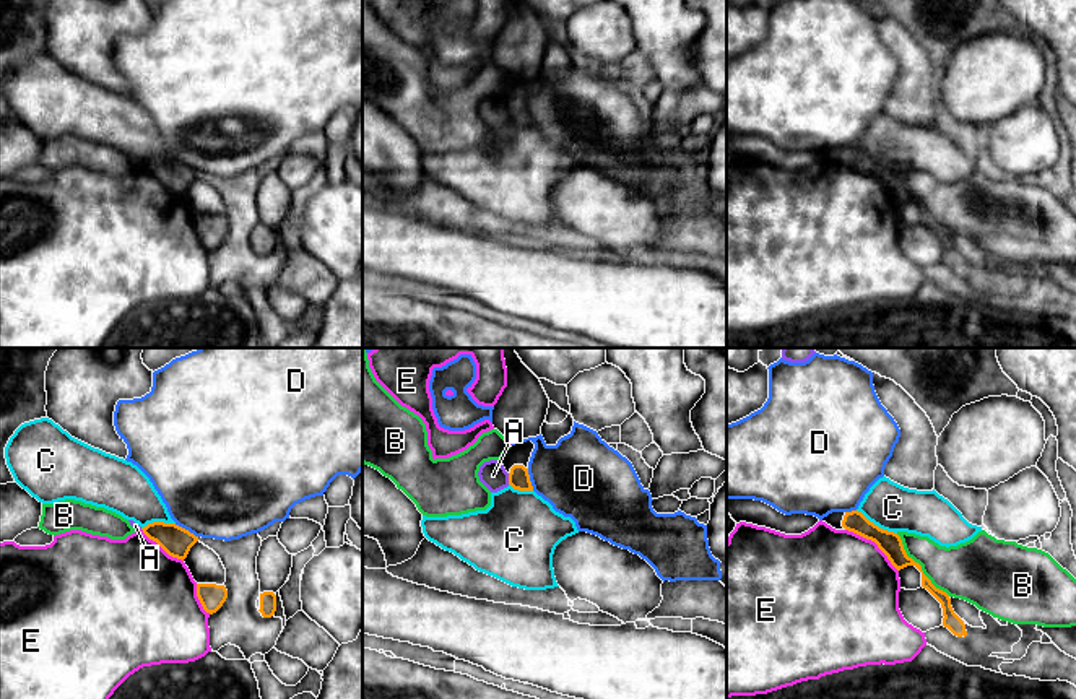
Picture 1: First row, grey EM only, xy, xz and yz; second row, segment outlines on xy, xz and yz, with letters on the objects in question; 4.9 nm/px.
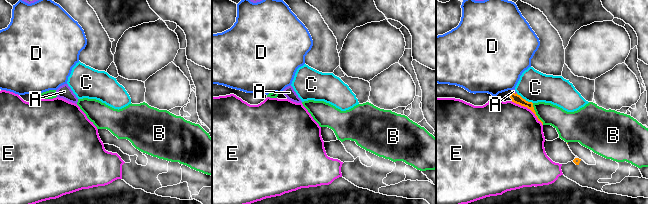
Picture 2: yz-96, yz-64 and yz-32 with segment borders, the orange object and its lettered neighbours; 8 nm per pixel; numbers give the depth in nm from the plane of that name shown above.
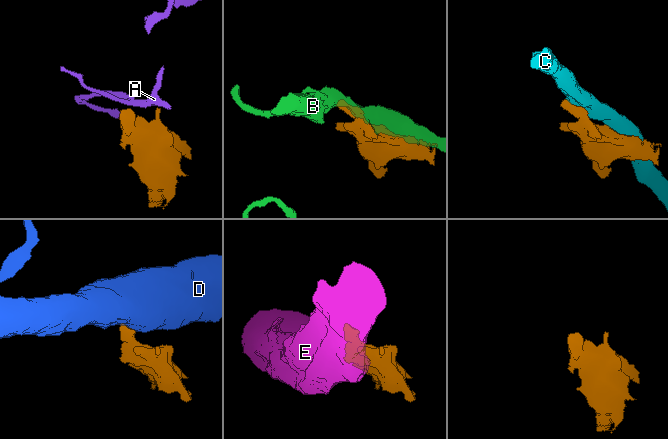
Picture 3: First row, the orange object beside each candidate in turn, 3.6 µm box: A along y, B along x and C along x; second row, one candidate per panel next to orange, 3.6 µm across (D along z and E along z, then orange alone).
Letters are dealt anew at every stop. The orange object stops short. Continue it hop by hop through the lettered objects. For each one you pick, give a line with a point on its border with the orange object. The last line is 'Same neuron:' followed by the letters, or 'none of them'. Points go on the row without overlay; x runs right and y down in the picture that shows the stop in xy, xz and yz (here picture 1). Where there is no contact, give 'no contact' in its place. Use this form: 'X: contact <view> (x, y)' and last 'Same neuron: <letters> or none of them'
Same neuron: none of them

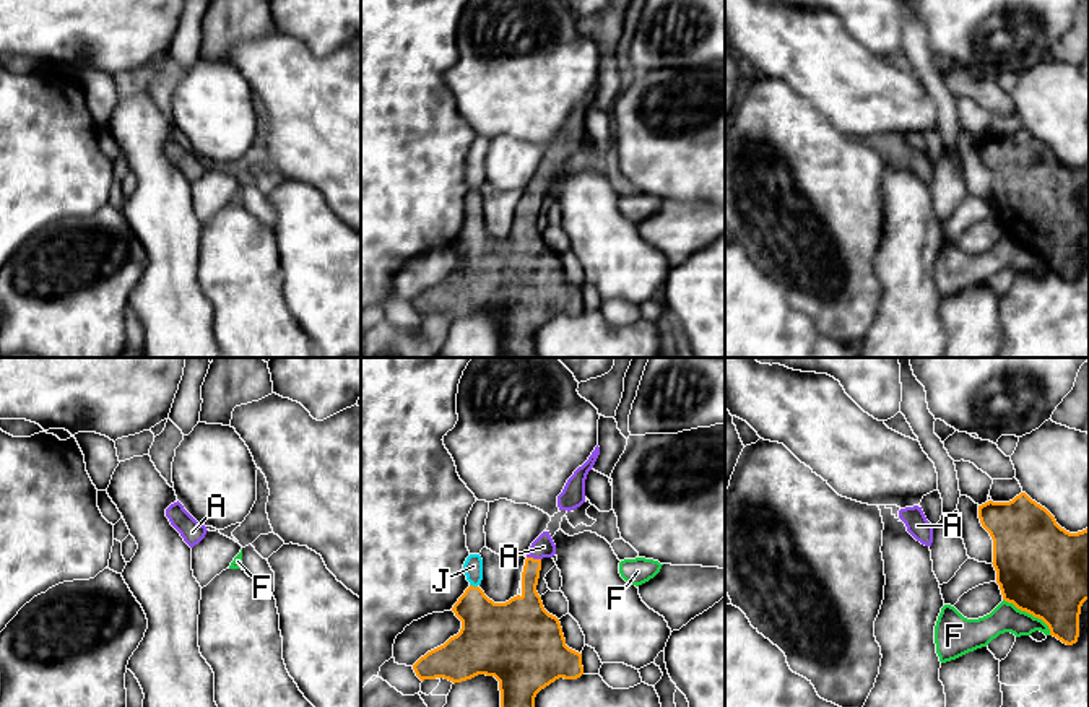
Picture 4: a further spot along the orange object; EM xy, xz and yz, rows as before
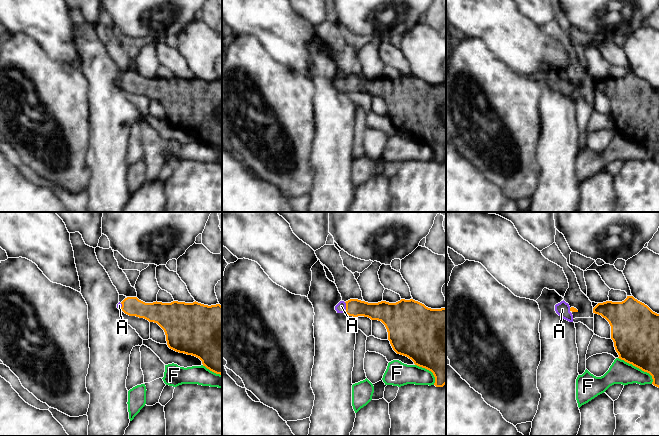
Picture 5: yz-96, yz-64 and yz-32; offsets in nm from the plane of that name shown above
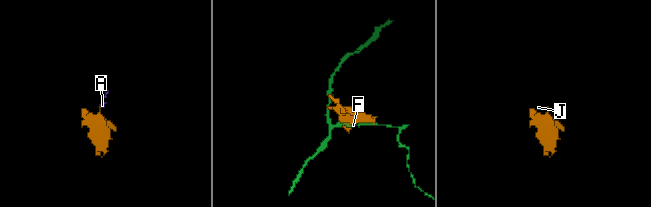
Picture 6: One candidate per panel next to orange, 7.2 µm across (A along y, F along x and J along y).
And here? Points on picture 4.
A: contact xz (532, 194)
J: contact xz (472, 221)
Same neuron: A, J

